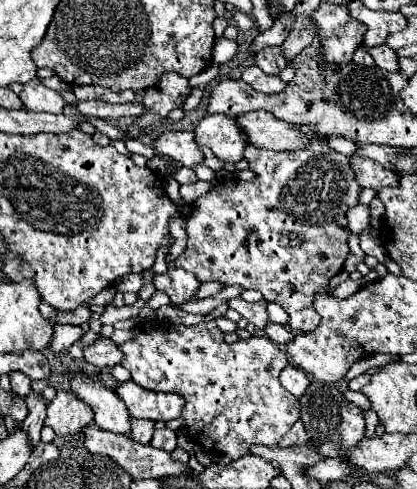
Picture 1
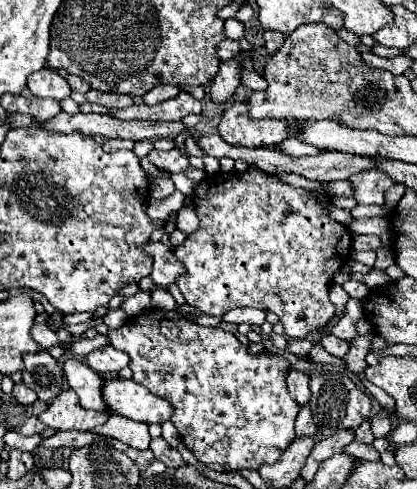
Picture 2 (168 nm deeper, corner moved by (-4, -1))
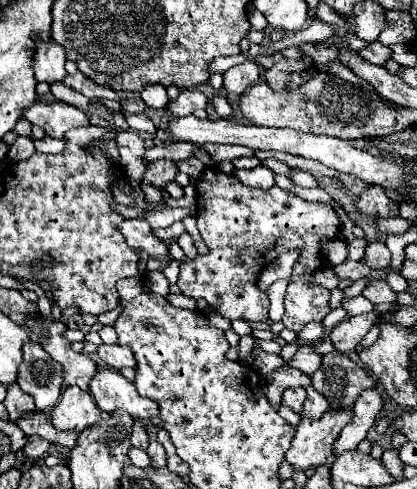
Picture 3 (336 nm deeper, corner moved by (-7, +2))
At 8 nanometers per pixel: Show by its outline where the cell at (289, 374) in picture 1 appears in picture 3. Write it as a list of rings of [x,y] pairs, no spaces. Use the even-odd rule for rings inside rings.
[[[288,387],[282,393],[282,403],[288,405],[290,409],[294,409],[296,413],[300,413],[304,399],[306,399],[306,389],[302,389],[302,387]]]

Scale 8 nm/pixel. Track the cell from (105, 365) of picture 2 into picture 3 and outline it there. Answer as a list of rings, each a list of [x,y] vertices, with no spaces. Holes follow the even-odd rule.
[[[100,345],[96,349],[96,355],[102,359],[102,363],[106,363],[110,369],[122,369],[122,367],[136,367],[134,355],[128,347],[120,347],[120,345]]]

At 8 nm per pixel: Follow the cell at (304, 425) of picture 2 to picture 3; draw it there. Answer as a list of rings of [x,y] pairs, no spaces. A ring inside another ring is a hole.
[[[310,385],[306,387],[308,391],[308,397],[304,401],[304,407],[302,407],[302,413],[300,417],[308,417],[308,419],[320,419],[326,411],[328,411],[328,401]]]

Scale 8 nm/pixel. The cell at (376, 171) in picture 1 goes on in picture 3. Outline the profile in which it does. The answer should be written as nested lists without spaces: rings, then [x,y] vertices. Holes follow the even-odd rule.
[[[370,185],[358,199],[356,207],[366,213],[366,215],[380,215],[384,219],[390,219],[390,217],[398,217],[398,209],[400,205],[396,201],[392,201],[384,189],[380,185]]]

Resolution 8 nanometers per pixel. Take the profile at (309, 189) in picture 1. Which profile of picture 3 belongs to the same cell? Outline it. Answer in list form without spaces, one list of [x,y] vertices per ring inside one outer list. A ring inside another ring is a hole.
[[[216,167],[202,173],[196,193],[198,229],[208,253],[180,261],[178,287],[186,297],[204,299],[228,319],[266,321],[268,295],[258,285],[262,269],[274,263],[280,251],[300,251],[298,263],[306,267],[306,273],[290,277],[284,297],[284,325],[298,335],[306,323],[322,321],[332,311],[330,289],[312,285],[314,273],[326,265],[322,243],[340,237],[340,219],[332,205],[308,203],[276,185],[266,191],[252,189],[242,185],[236,175],[226,175]]]

